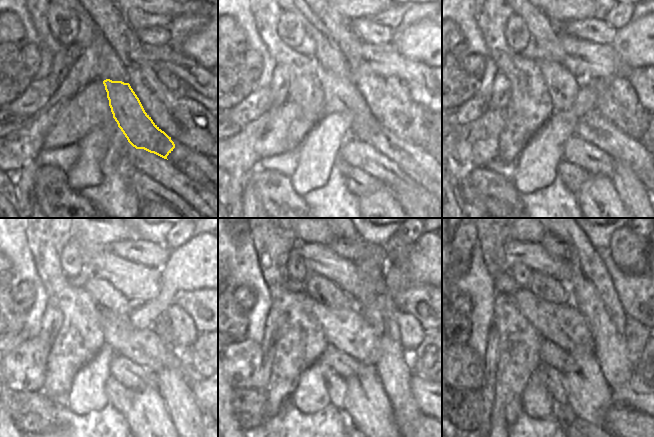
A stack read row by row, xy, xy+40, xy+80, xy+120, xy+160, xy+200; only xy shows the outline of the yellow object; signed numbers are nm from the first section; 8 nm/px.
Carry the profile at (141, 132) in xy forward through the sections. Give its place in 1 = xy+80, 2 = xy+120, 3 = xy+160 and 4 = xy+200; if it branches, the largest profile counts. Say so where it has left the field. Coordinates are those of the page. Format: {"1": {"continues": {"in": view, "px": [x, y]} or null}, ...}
{"1": {"continues": {"in": "xy+80", "px": [563, 87]}}, "2": {"continues": {"in": "xy+120", "px": [107, 298]}}, "3": {"continues": {"in": "xy+160", "px": [318, 287]}}, "4": {"continues": {"in": "xy+200", "px": [543, 286]}}}

